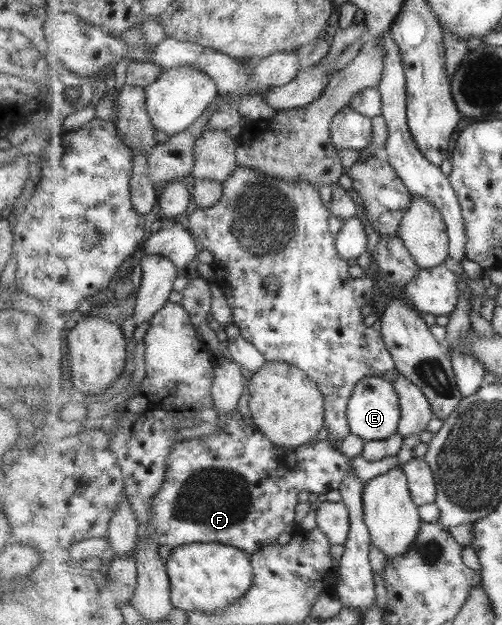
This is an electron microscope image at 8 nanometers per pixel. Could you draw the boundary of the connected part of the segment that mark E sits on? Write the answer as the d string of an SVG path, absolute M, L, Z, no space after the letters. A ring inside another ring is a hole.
M368 376L354 389L347 408L351 433L363 442L386 440L398 434L401 423L401 400L392 381L381 376Z

